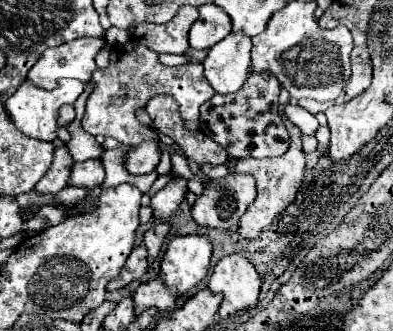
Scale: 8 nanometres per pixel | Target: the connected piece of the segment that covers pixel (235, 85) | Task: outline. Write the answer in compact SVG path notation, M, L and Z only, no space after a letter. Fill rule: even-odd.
M242 31L226 35L212 45L204 59L204 73L216 93L236 93L248 77L252 39Z

